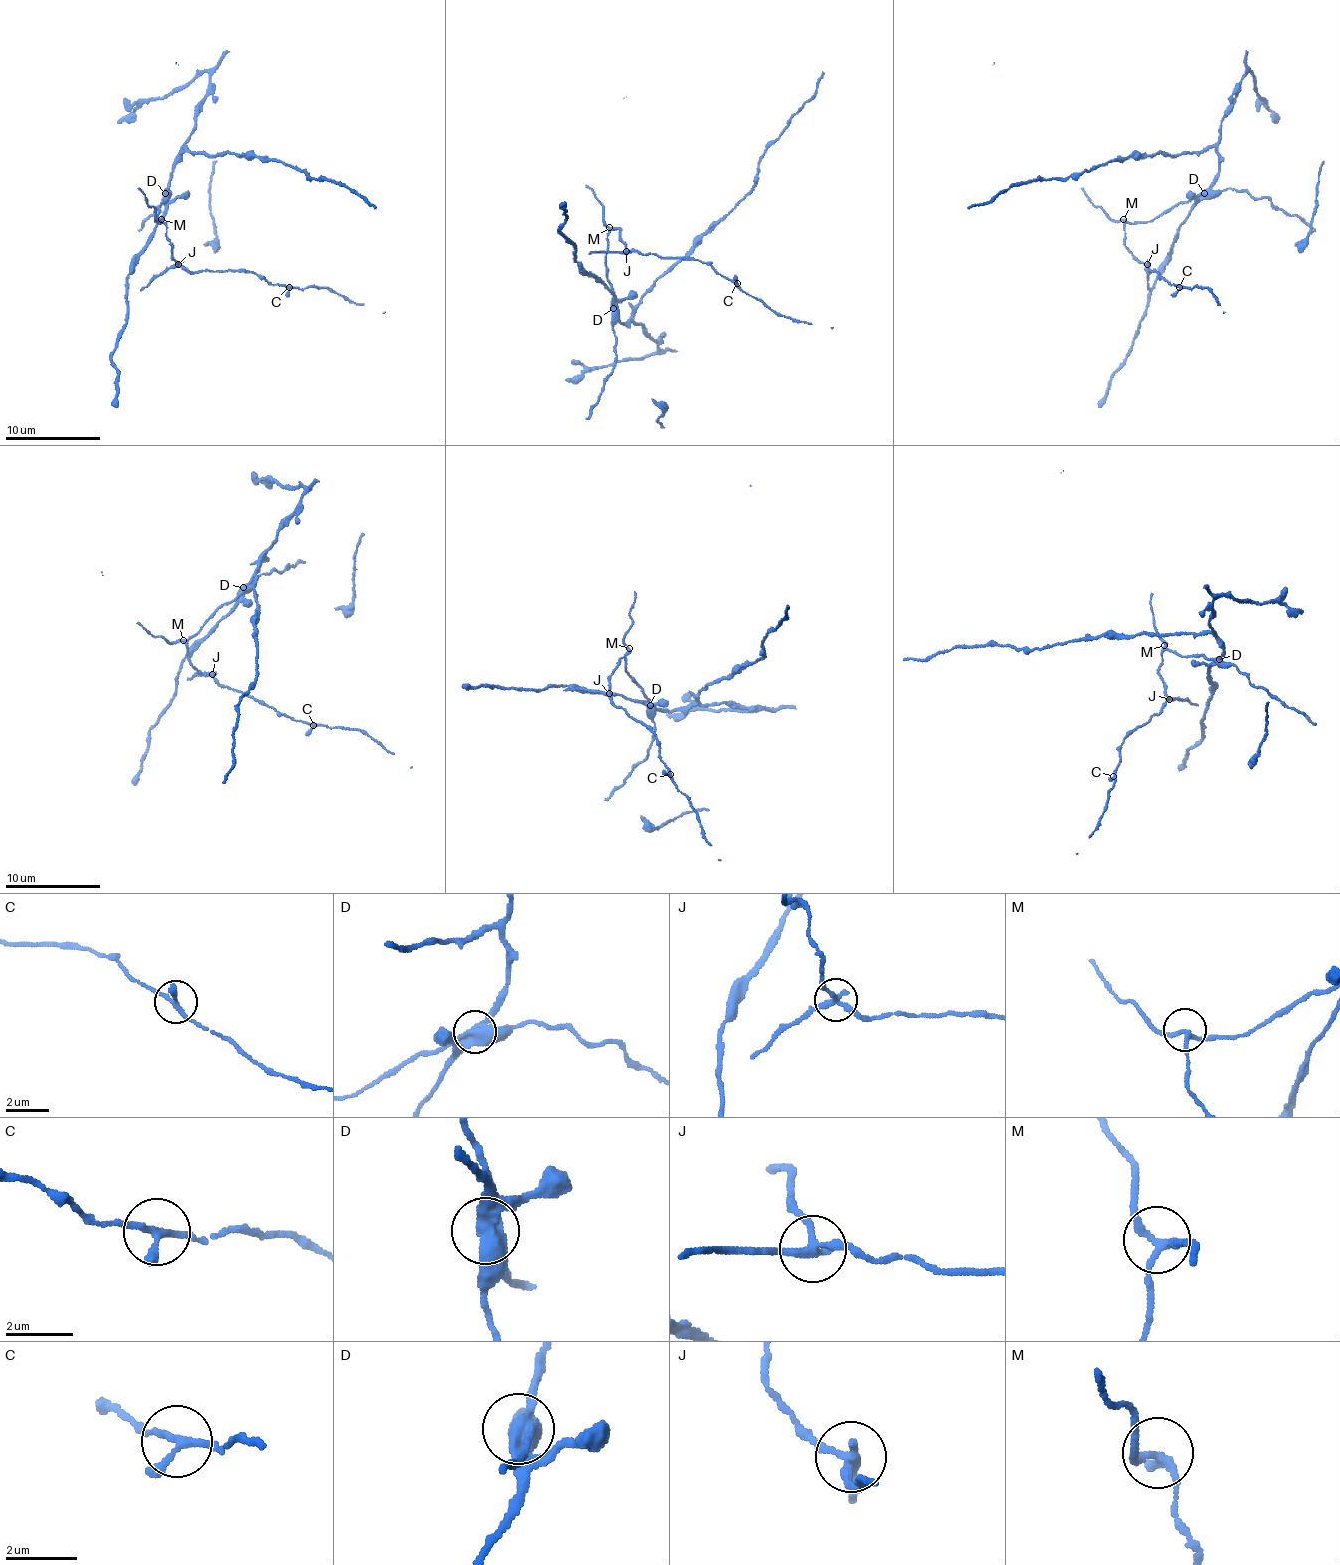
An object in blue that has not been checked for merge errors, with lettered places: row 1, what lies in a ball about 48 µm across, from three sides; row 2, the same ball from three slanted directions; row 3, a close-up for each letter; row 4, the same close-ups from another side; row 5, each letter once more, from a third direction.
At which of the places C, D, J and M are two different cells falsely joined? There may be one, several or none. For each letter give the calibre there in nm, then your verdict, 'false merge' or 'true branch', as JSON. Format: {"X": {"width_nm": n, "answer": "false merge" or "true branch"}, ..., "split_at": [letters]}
{"C": {"width_nm": 190, "answer": "true branch"}, "D": {"width_nm": 480, "answer": "false merge"}, "J": {"width_nm": 240, "answer": "false merge"}, "M": {"width_nm": 200, "answer": "true branch"}, "split_at": ["D", "J"]}

